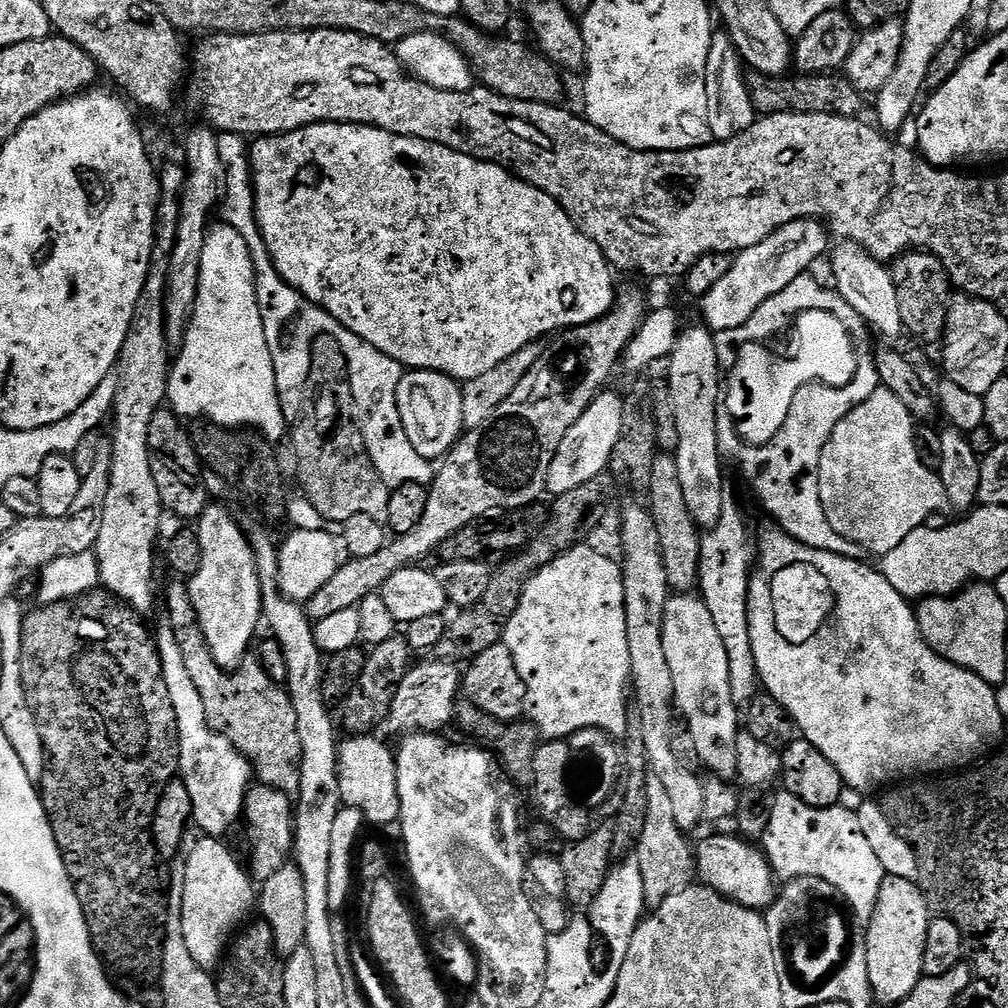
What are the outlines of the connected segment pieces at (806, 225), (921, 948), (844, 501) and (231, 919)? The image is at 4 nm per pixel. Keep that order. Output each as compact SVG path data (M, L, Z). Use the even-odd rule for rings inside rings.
M795 220L762 238L758 246L735 253L726 278L722 278L704 295L704 320L713 333L723 334L742 326L767 299L785 290L790 282L807 273L820 255L829 251L829 233L818 220Z
M888 876L878 890L878 902L872 916L866 921L868 928L862 933L866 948L866 965L869 988L873 1001L879 1004L898 1006L918 986L924 976L926 954L926 930L930 909L923 890L917 881Z
M882 386L866 395L854 405L853 409L836 426L822 450L818 462L818 494L821 495L822 509L826 522L834 526L834 534L854 542L861 553L873 552L876 558L882 558L900 545L902 538L916 528L923 528L928 519L943 513L948 508L946 490L939 475L924 465L920 452L916 449L916 428L910 410L902 406L890 390Z
M200 838L193 846L192 853L183 861L183 874L189 879L189 897L192 899L189 904L178 909L186 947L189 948L194 962L209 970L215 969L221 963L230 941L249 919L248 911L251 908L253 911L258 900L258 892L251 875L244 864L240 865L232 857L231 850L224 843L220 838Z

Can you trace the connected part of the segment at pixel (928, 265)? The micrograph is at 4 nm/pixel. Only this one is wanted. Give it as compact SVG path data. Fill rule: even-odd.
M909 250L900 253L891 261L890 271L897 288L898 310L901 311L903 331L908 336L912 335L924 350L930 347L932 340L943 341L944 328L948 324L948 305L954 288L942 261L931 252Z

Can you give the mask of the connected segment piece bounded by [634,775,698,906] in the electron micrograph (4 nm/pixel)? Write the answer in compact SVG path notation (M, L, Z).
M649 775L646 782L646 802L644 803L644 825L642 834L634 845L634 861L641 868L642 885L645 886L645 898L649 905L661 904L676 892L689 887L697 879L696 858L693 845L688 845L685 831L674 822L674 813L666 786L662 780Z

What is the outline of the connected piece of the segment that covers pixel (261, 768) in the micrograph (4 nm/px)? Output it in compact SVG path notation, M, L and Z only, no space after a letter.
M176 583L180 584L172 584L168 588L168 608L172 611L170 623L182 646L186 670L190 678L194 678L194 686L198 686L198 694L202 694L208 724L245 756L261 785L287 794L299 793L302 742L298 738L298 718L287 687L275 684L258 662L245 662L231 674L220 668L218 662L214 662L214 654L210 654L200 623L196 620L196 611L188 597L188 584Z

